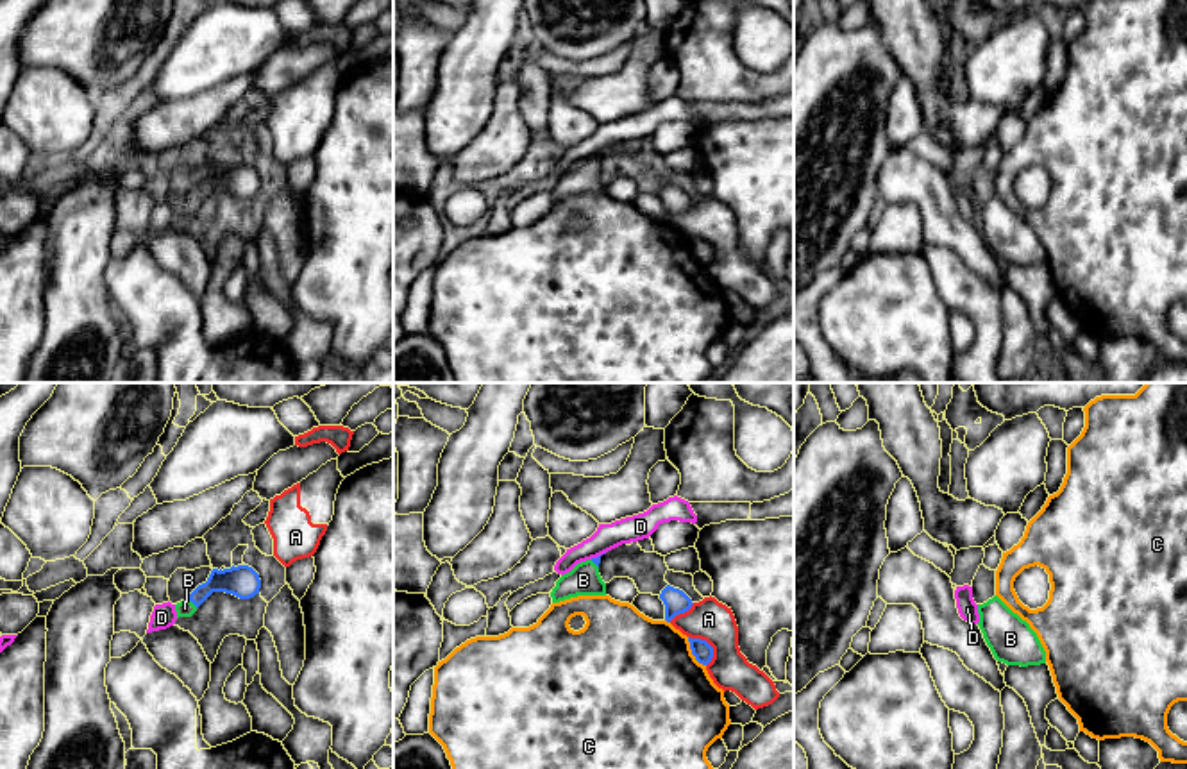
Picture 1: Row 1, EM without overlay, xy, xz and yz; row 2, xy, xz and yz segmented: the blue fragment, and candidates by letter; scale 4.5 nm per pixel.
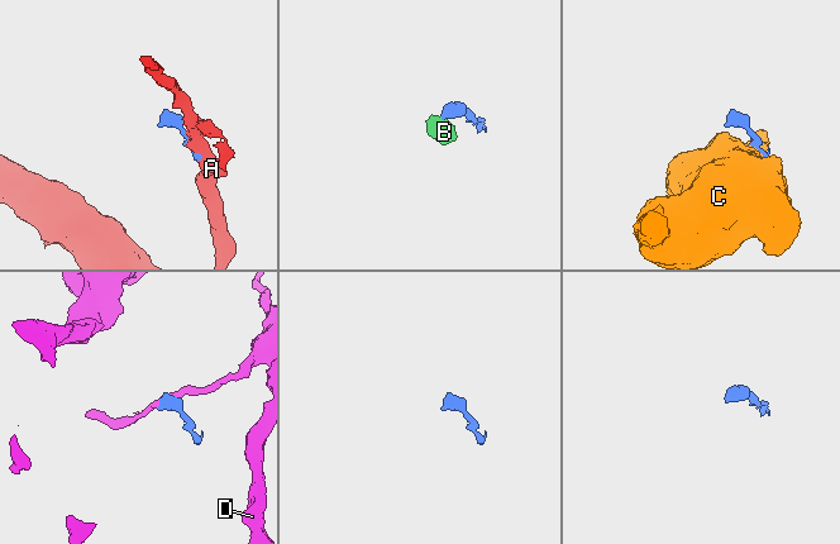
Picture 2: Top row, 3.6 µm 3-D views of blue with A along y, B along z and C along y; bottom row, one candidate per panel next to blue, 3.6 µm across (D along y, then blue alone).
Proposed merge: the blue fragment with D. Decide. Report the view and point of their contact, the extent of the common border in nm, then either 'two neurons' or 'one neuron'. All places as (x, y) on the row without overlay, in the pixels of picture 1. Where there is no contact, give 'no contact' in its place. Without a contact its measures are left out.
xz (597, 156) | 80 nm | two neurons

